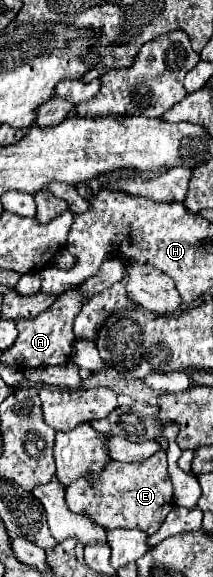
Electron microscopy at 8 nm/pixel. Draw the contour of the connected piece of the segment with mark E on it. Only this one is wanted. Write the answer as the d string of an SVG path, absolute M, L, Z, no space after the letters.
M159 449L153 457L143 463L119 463L111 461L103 479L91 487L91 483L71 483L65 495L67 507L75 513L85 513L95 519L95 523L109 529L141 529L153 535L173 505L173 487L167 473L167 453Z

